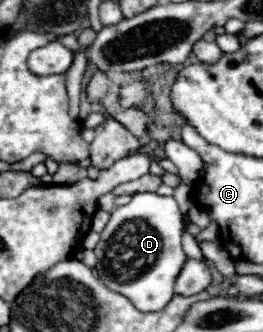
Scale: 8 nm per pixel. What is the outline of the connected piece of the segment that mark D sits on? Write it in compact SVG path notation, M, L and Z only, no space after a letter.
M135 194L129 204L111 214L95 246L99 280L113 292L127 296L141 312L157 312L175 296L175 280L185 266L181 236L185 220L171 196Z

